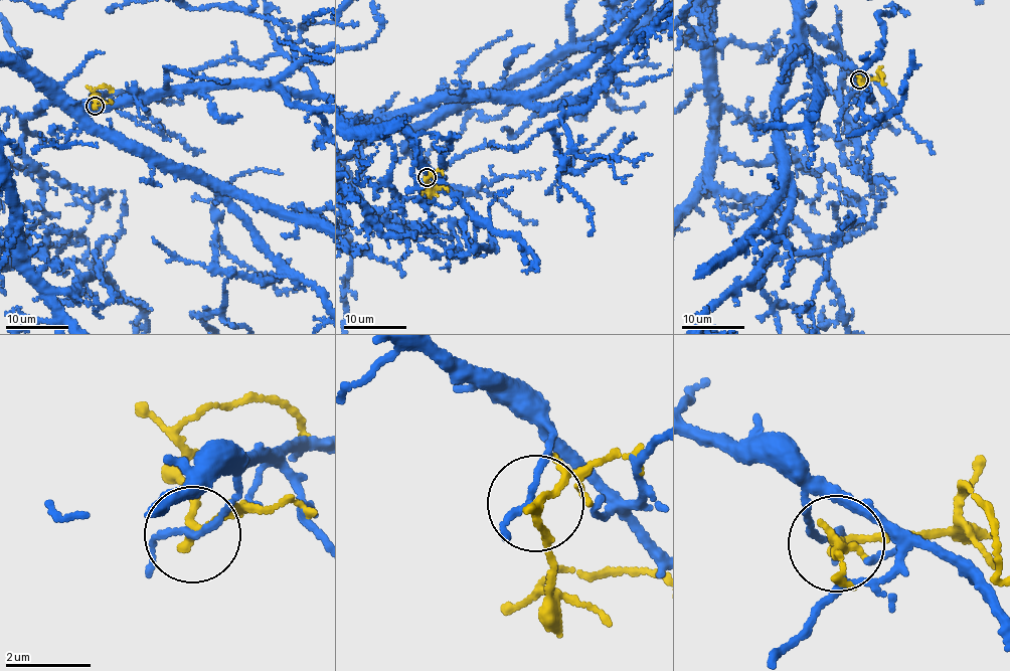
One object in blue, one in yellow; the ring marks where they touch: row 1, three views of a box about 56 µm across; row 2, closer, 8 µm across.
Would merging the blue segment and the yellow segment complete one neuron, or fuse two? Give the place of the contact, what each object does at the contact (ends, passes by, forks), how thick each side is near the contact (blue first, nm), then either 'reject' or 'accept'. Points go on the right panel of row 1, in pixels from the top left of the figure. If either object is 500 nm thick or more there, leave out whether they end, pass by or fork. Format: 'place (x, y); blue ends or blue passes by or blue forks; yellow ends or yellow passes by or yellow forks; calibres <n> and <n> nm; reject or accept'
place (859, 79); blue passes by; yellow passes by; calibres 120 and 180 nm; reject

